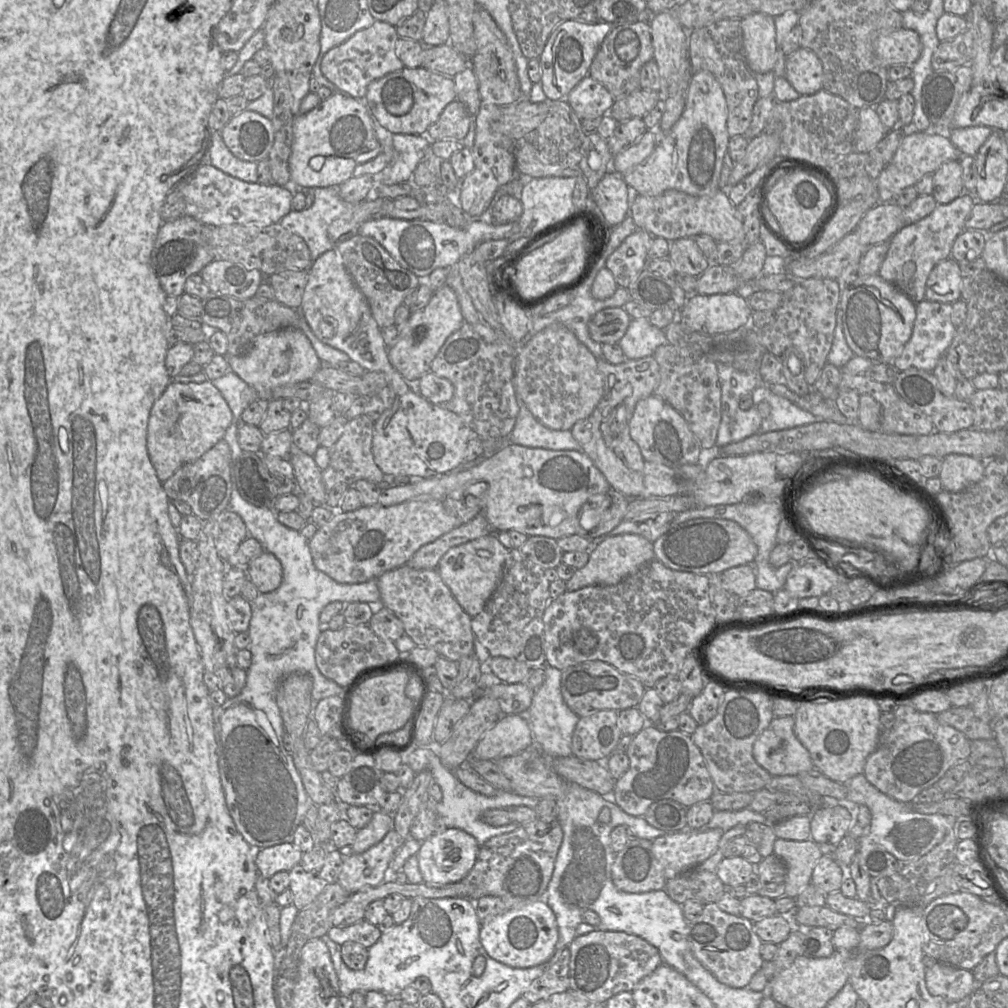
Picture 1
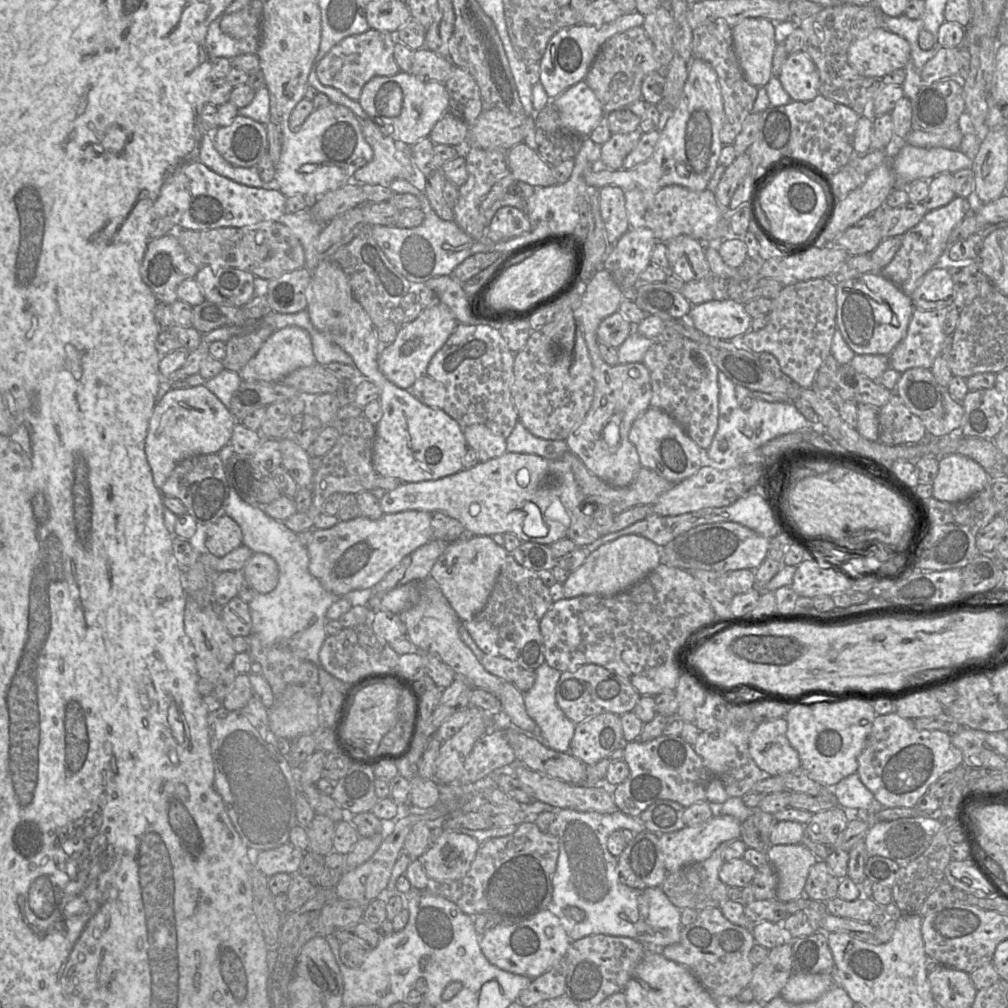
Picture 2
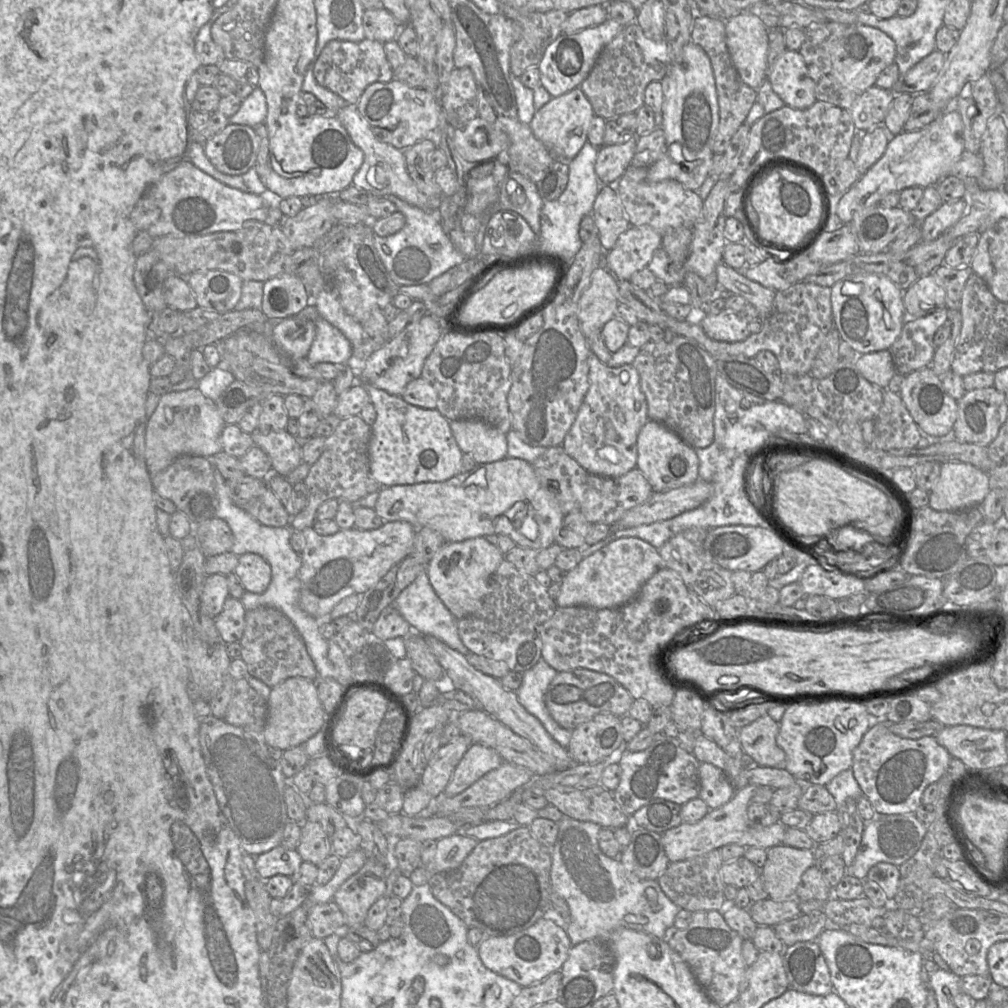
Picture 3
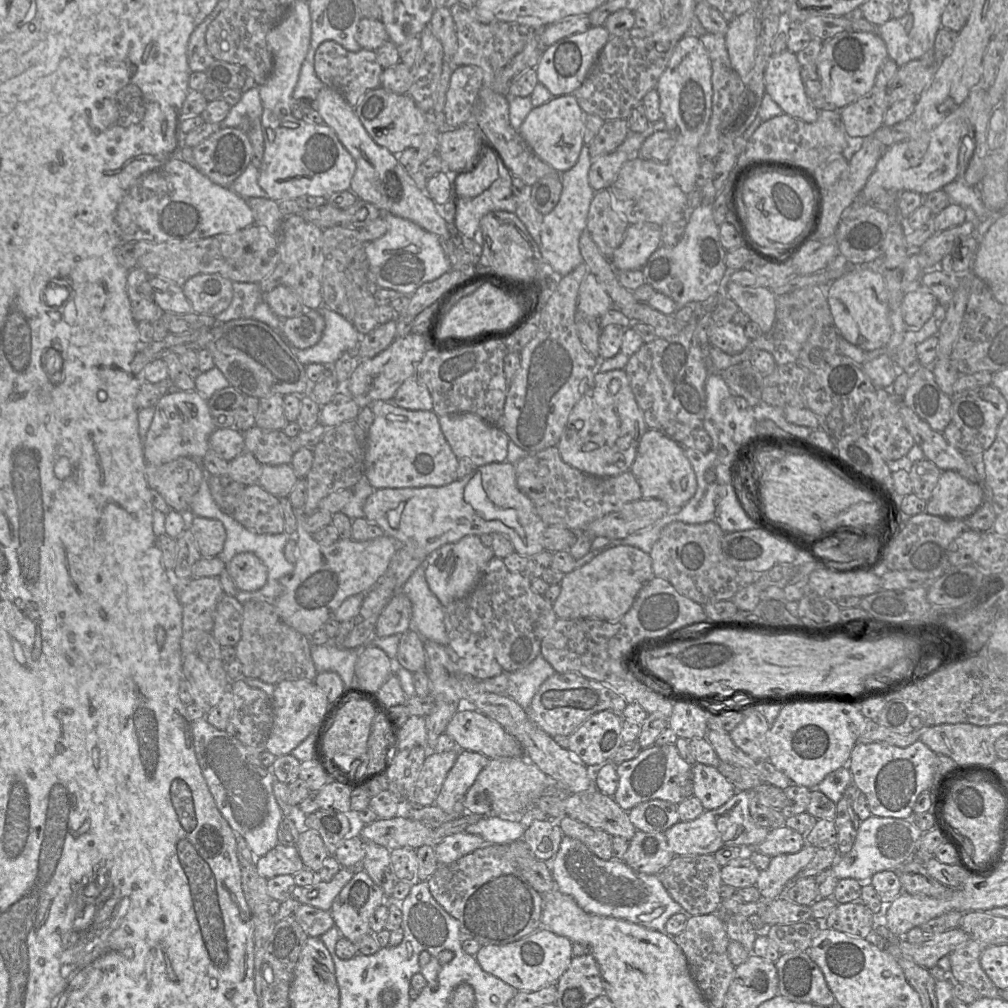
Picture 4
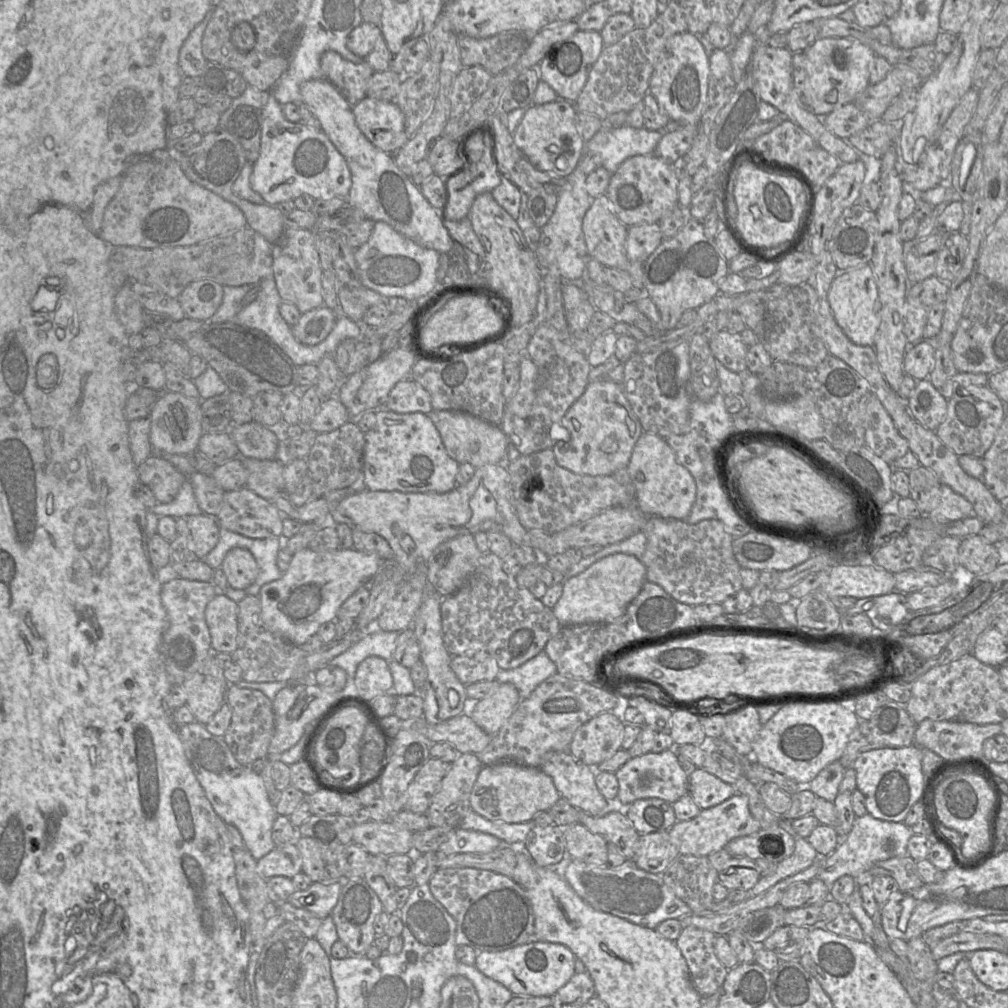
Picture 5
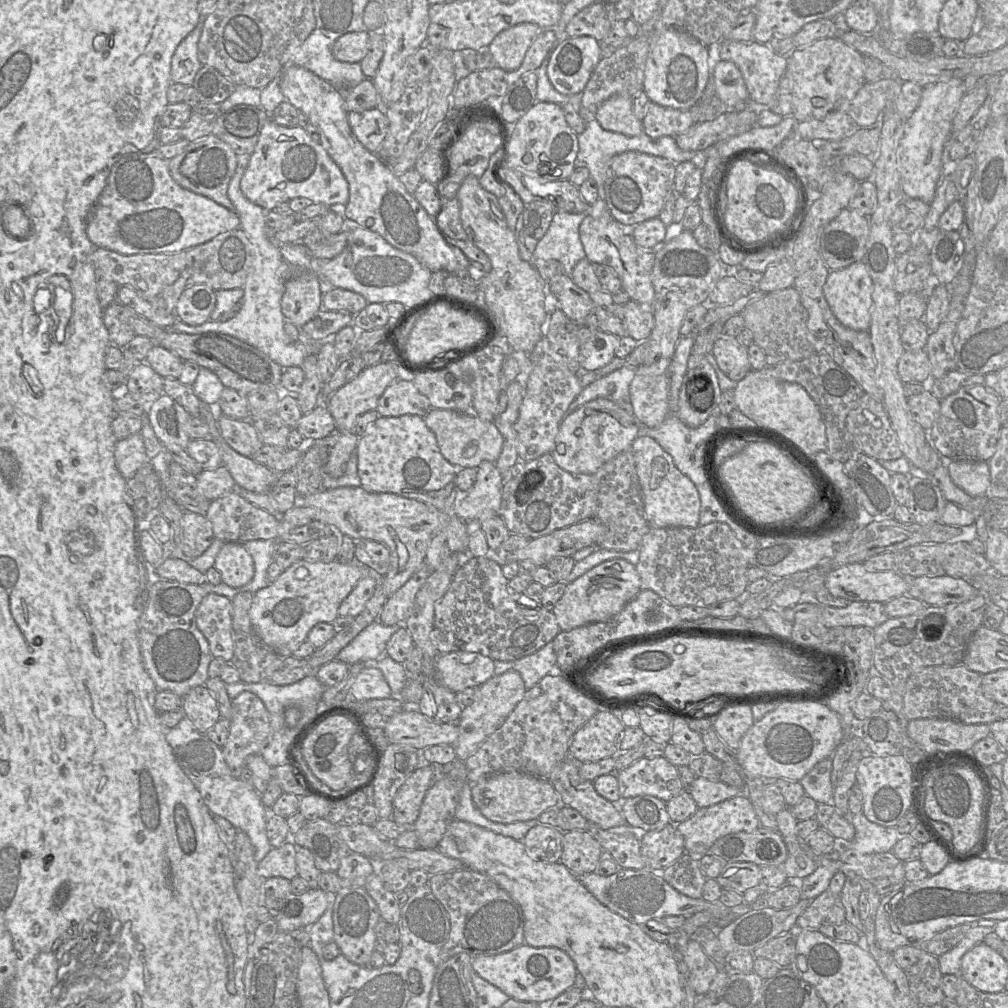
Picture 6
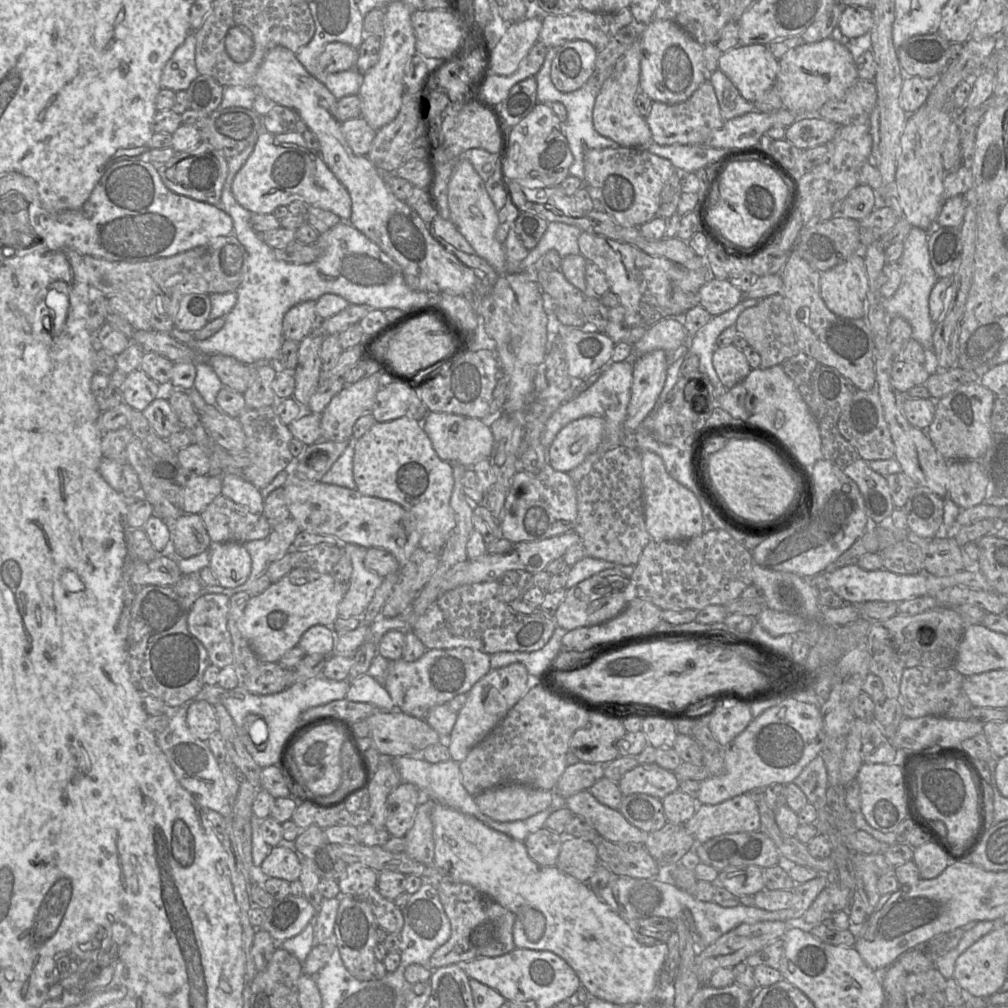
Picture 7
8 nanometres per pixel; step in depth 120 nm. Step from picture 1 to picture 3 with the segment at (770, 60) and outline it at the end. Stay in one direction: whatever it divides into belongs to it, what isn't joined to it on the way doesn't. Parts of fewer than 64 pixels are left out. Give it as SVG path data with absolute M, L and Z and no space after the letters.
M740 13L725 20L726 42L742 81L758 89L768 76L770 30L756 15Z

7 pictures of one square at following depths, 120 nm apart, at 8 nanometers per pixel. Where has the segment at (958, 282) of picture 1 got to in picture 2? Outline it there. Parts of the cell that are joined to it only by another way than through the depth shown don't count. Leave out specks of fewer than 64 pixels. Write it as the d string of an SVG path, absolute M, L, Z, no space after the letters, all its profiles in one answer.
M936 267L930 269L910 298L914 309L923 311L952 307L955 286L948 270Z

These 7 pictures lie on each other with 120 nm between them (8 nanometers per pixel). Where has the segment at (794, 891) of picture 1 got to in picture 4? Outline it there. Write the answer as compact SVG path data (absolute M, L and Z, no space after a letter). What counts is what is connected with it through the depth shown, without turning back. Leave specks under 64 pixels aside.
M806 843L797 853L771 857L768 868L760 871L755 884L761 898L774 900L780 896L788 885L795 881L798 872L812 860L816 851L817 848Z

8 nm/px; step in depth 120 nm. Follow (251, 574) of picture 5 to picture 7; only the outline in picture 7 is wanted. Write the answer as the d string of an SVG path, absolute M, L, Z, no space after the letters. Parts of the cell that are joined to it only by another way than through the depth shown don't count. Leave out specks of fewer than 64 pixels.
M212 543L209 553L209 568L220 586L235 588L247 581L251 573L252 559L243 543Z

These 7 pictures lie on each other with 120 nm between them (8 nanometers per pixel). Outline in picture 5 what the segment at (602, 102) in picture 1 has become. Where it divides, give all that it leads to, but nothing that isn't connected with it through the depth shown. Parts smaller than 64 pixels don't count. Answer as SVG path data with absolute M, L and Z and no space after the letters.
M566 100L531 105L513 133L514 142L536 168L559 177L568 177L578 166L585 148L576 126L576 114L575 104Z

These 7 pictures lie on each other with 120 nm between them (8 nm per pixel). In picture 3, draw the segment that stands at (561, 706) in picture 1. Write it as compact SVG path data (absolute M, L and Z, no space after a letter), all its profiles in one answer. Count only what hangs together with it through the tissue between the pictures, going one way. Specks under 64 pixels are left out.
M540 658L531 669L523 672L522 684L515 692L519 703L542 723L555 741L567 748L572 731L562 728L551 717L545 704L545 694L557 673L543 658Z

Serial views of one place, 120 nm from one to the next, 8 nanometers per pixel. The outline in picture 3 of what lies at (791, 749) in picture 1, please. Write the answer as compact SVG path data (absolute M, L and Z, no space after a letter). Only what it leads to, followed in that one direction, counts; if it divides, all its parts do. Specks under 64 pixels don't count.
M764 715L739 729L739 740L745 754L755 765L785 768L785 752L777 745L779 723Z

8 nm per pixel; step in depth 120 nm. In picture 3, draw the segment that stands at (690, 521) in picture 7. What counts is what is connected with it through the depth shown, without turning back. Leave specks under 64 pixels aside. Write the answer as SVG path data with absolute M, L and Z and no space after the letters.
M648 420L637 437L637 464L653 492L663 492L697 481L699 459L695 449L662 423Z

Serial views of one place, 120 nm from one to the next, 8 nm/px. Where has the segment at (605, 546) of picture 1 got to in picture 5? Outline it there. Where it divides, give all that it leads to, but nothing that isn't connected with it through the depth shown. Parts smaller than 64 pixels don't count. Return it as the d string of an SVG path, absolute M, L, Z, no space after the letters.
M616 553L602 558L584 572L566 579L553 613L561 626L611 623L620 619L646 582L646 567L633 555Z

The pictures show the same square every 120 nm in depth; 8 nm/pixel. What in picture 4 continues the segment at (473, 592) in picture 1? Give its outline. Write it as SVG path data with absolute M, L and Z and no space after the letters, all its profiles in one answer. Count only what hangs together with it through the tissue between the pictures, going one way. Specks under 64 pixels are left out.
M468 535L457 542L441 546L428 555L425 562L425 577L430 590L443 607L469 595L484 576L490 560L494 557L492 548L485 546L479 536Z

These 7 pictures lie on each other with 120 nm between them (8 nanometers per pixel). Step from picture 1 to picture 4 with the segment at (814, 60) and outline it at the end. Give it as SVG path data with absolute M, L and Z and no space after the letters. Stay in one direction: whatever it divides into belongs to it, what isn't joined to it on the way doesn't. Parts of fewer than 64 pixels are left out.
M785 50L772 55L764 74L765 92L783 112L807 123L817 120L819 110L806 94L797 54Z

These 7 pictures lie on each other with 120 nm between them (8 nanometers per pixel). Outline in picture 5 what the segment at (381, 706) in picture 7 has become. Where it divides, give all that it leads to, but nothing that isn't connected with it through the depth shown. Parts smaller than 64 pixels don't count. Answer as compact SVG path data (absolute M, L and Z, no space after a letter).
M378 656L365 658L357 667L349 694L366 702L378 696L393 694L393 677L388 661Z

